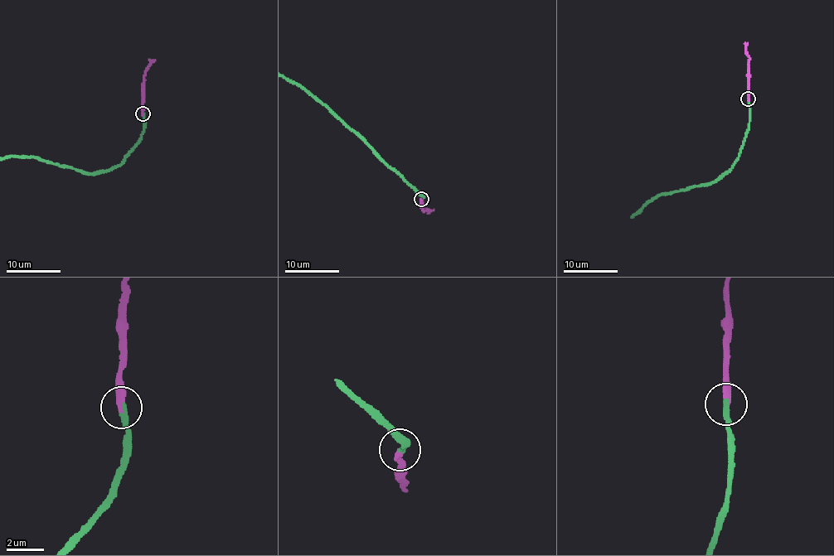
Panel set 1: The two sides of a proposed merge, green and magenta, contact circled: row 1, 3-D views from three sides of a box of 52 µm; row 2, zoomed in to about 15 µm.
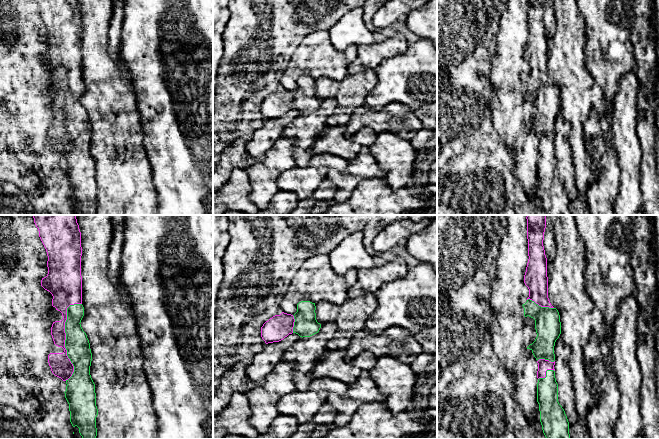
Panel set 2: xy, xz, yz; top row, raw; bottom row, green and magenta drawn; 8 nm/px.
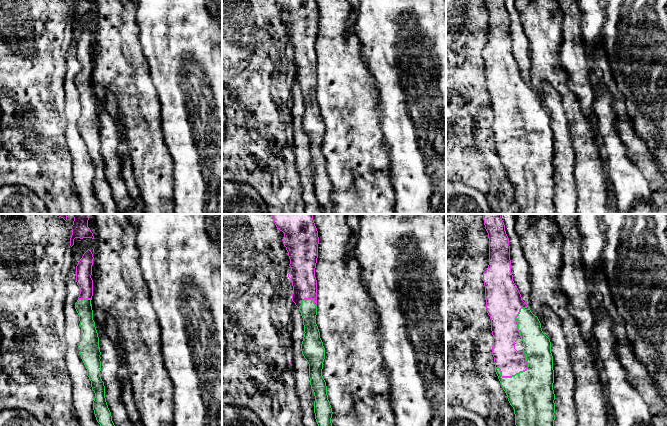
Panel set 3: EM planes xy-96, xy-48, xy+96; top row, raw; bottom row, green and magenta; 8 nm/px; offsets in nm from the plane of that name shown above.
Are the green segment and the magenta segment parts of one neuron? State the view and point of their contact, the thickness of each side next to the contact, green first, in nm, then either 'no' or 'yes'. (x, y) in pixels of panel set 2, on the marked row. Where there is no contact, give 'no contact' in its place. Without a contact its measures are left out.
xy (66, 338) | 190/170 nm | yes

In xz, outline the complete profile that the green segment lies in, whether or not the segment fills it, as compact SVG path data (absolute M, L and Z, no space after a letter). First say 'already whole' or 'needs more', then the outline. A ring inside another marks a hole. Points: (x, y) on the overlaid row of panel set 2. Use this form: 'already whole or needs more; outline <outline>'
needs more; outline M301 301L297 304L297 312L294 315L282 312L273 316L261 327L262 339L268 344L279 342L292 333L302 338L318 333L321 324L316 320L315 310L315 303Z

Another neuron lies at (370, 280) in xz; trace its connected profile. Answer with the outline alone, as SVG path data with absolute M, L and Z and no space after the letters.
M396 257L383 266L361 269L356 283L348 291L348 299L376 294L383 284L403 278L408 271L409 267L402 257Z

